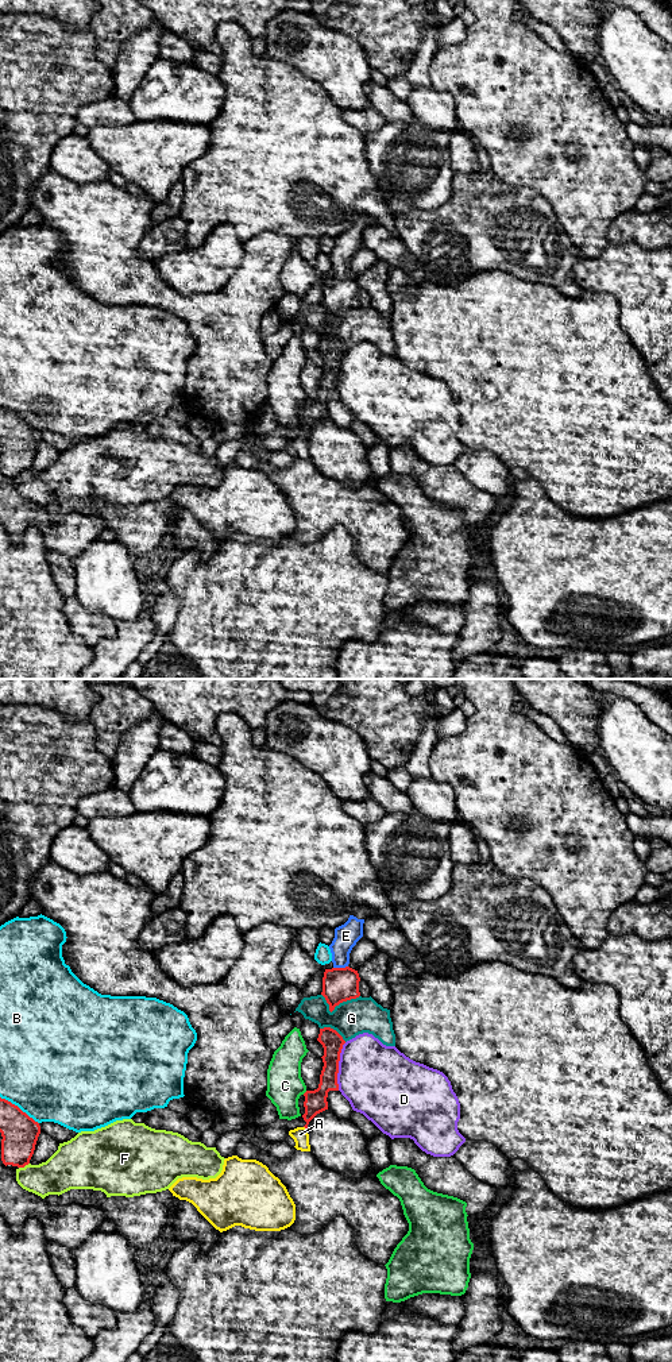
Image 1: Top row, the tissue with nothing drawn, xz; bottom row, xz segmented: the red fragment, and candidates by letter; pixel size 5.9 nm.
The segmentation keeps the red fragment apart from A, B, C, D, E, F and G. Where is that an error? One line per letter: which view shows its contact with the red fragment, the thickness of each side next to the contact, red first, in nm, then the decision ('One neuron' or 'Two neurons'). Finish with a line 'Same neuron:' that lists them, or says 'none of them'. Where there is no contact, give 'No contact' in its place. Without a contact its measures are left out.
A: Touches red in xz. Thickness 130 nm (red) against 90 nm. Two neurons
B: Touches red in xz. Thickness 220 nm (red) against 500 nm. Two neurons
C: Touches red in xz. Thickness 130 nm (red) against 220 nm. Two neurons
D: Touches red in xz. Thickness 130 nm (red) against 420 nm. Two neurons
E: Touches red in xz. Thickness 200 nm (red) against 140 nm. One neuron
F: Touches red in xz. Thickness 220 nm (red) against 240 nm. Two neurons
G: Touches red in xz. Thickness 200 nm (red) against 220 nm. Two neurons
Same neuron: E

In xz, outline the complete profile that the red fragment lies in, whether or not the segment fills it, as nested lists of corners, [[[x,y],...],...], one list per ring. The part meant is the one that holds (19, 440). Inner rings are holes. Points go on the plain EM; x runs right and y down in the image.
[[[0,406],[0,441],[3,472],[18,476],[28,474],[40,443],[39,432]]]

